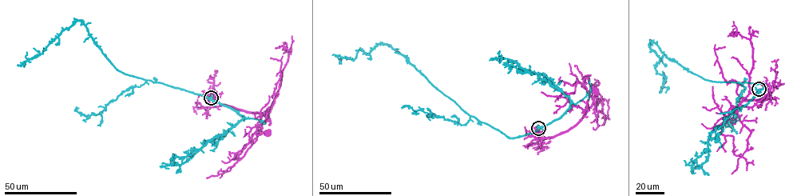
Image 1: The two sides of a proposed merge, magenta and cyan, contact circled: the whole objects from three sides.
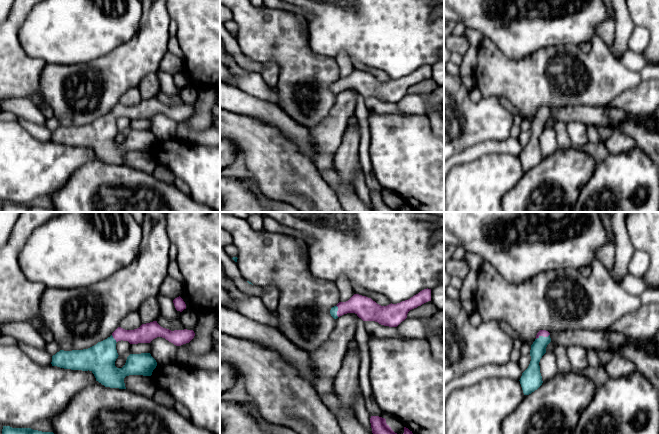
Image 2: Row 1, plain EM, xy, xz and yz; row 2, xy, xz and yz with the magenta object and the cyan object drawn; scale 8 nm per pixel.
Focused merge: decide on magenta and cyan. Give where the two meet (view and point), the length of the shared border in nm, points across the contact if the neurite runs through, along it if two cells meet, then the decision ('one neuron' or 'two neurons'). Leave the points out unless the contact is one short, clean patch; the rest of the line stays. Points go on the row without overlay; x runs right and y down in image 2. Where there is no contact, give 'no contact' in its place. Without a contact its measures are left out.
yz (542, 111) | 120 nm | along yz (549, 110), (547, 112), (539, 112), (536, 115) | two neurons

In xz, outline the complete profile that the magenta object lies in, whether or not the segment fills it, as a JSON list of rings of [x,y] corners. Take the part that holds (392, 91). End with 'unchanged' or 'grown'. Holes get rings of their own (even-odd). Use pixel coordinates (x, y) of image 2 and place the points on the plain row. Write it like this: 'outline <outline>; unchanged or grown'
outline [[[424,65],[408,76],[397,80],[381,82],[371,74],[354,70],[348,77],[339,78],[337,92],[355,89],[363,97],[375,97],[381,101],[397,103],[407,94],[410,86],[431,77],[431,65]]]; unchanged

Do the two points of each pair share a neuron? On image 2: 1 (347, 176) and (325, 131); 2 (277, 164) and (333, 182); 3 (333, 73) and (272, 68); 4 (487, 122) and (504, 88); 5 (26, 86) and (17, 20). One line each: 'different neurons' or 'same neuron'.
1: same neuron
2: different neurons
3: different neurons
4: different neurons
5: same neuron

